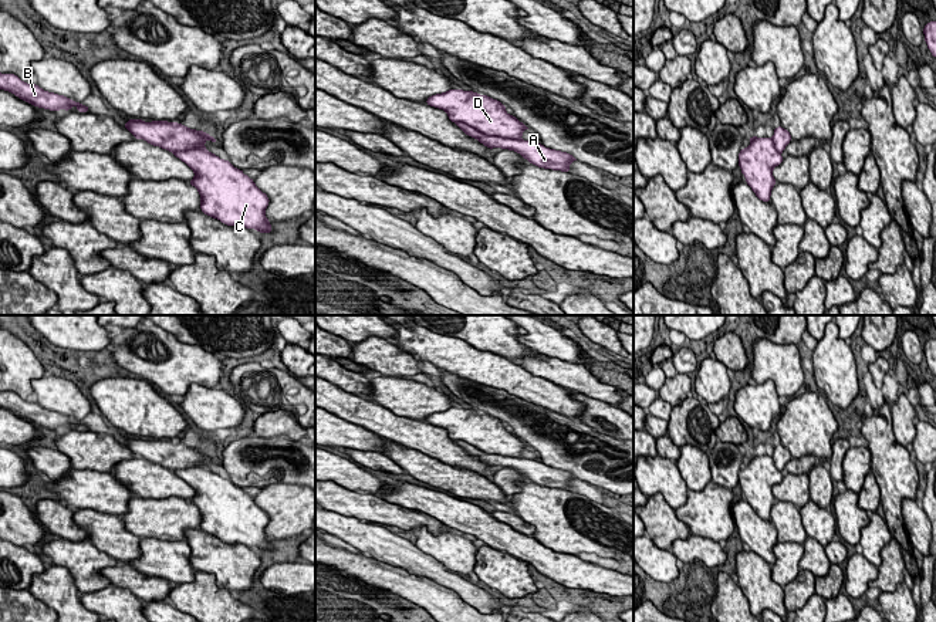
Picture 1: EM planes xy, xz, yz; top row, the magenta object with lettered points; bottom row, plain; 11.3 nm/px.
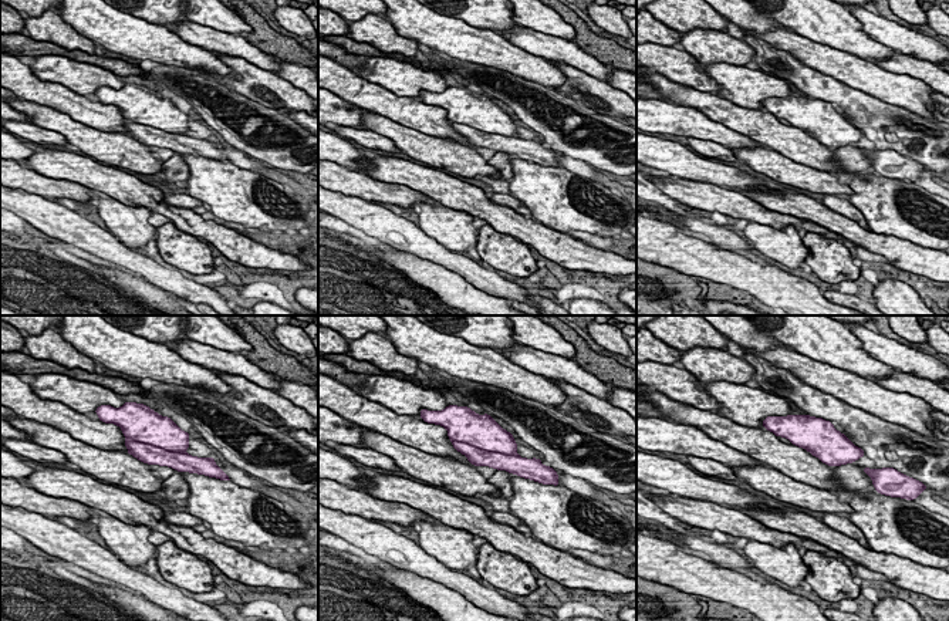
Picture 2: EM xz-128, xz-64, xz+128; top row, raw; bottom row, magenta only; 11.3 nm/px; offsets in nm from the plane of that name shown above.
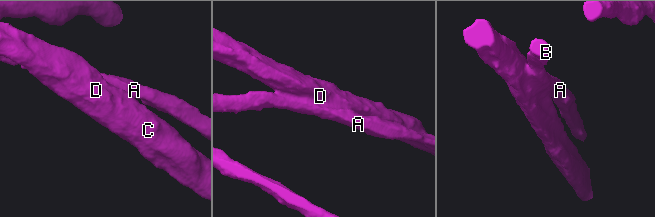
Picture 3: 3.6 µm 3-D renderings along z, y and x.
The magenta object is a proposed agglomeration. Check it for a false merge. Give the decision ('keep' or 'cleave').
keep

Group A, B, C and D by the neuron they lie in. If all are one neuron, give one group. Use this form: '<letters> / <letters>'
A B C D

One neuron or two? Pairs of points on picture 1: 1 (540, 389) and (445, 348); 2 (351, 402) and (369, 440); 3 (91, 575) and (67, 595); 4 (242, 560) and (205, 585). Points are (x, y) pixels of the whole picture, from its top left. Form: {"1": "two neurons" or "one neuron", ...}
{"1": "one neuron", "2": "two neurons", "3": "two neurons", "4": "two neurons"}

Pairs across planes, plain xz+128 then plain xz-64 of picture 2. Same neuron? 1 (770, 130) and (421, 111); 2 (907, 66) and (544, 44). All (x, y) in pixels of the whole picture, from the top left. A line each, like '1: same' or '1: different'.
1: same
2: same

